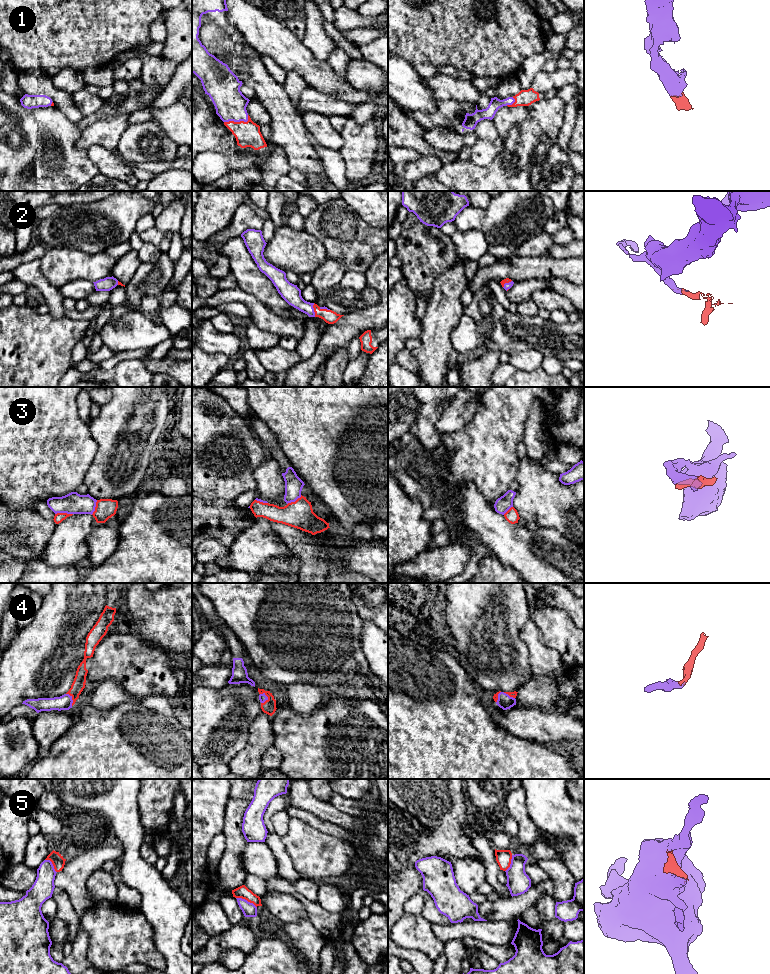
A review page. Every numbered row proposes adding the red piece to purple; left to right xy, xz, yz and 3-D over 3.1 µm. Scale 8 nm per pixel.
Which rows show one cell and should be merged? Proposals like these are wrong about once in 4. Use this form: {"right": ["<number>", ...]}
{"right": ["1", "2", "4"]}

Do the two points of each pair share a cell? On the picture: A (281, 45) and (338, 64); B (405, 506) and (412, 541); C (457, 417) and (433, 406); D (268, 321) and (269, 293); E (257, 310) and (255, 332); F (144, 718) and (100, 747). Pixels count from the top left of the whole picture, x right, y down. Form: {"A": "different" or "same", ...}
{"A": "different", "B": "same", "C": "different", "D": "different", "E": "different", "F": "same"}

